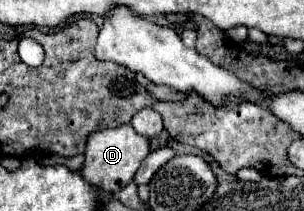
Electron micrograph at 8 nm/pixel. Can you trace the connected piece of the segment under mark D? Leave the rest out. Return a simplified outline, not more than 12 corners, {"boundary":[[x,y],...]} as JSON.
{"boundary":[[131,125],[87,137],[79,175],[117,193],[149,153]]}

